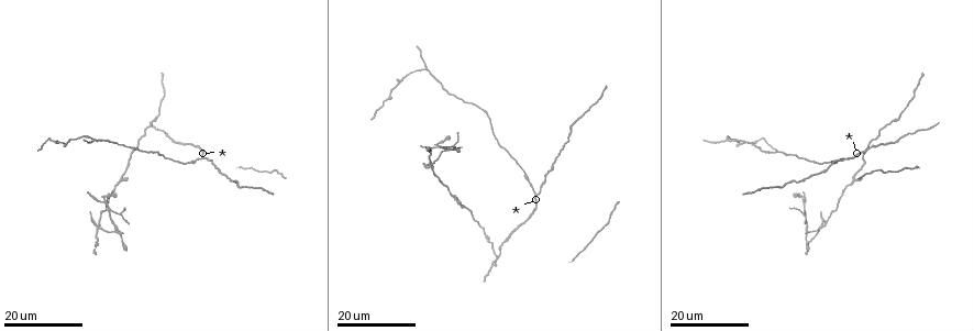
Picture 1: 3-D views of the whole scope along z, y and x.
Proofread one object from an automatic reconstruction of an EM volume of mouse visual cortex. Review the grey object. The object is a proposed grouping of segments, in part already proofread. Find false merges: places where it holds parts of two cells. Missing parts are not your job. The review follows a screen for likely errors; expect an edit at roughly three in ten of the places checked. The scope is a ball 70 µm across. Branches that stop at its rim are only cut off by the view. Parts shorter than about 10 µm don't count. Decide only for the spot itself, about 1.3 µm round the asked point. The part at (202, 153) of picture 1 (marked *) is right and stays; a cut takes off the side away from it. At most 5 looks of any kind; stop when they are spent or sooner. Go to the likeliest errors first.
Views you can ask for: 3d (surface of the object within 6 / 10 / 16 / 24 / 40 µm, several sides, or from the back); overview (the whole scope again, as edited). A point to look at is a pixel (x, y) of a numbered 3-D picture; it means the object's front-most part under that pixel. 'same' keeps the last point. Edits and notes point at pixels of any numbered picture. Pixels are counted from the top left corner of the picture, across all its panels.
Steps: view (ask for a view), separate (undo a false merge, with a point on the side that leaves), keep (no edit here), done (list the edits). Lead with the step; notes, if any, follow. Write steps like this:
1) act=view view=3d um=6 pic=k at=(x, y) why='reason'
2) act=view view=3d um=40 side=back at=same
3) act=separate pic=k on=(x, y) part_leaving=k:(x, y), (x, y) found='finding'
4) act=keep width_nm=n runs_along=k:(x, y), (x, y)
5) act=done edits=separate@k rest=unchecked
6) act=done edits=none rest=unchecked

act=view view=3d um=16 pic=1 at=(98, 229) why='four arms meet'

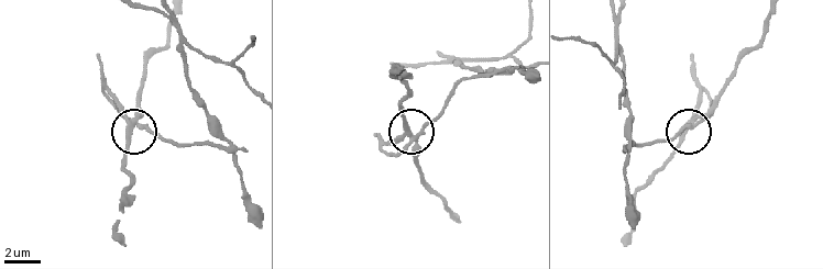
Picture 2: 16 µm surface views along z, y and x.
act=view view=3d um=6 pic=2 at=(693, 125)

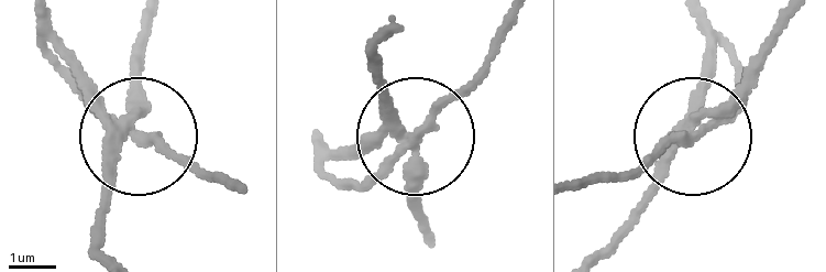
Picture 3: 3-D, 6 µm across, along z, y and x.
act=separate pic=3 on=(85, 74) arms=4 part_leaving=3:(111, 130), (147, 134), (195, 174), (230, 182) found='two cells meet here'

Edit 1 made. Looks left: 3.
act=view view=3d um=24 pic=1 at=(536, 195)

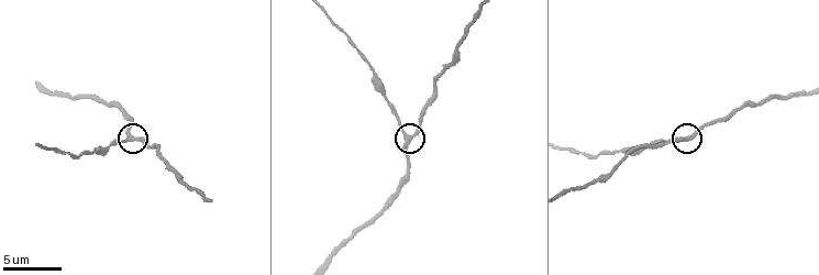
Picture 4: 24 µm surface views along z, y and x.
act=view view=3d um=6 pic=4 at=(132, 138)

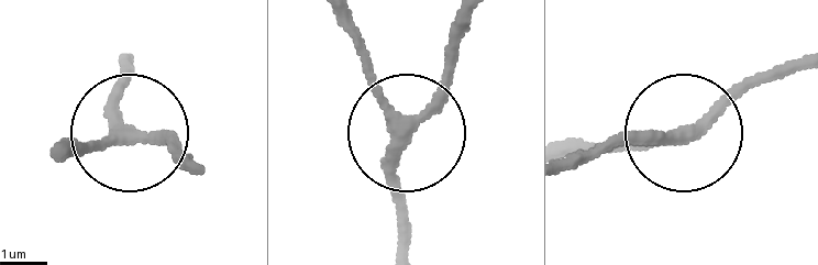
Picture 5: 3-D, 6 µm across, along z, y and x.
act=keep arms=3 runs_along=5:(118, 86), (126, 125), (185, 153) found='one cell here'

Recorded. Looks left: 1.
act=done edits=separate@3 rest=unchecked

